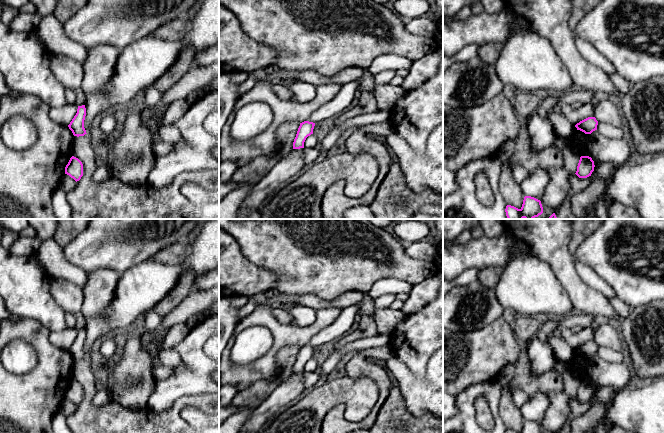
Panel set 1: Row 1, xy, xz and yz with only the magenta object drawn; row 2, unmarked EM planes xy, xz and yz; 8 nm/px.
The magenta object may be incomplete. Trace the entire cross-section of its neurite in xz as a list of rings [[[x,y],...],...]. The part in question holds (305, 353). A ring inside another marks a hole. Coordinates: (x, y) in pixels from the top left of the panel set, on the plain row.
[[[304,345],[300,347],[296,361],[293,366],[293,373],[304,372],[304,366],[308,360],[313,358],[315,347]]]

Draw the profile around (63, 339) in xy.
[[[66,327],[62,331],[49,332],[49,341],[59,349],[68,350],[76,339],[77,333],[77,329]]]

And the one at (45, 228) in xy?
[[[28,219],[28,224],[35,229],[41,240],[53,238],[57,229],[57,219]]]

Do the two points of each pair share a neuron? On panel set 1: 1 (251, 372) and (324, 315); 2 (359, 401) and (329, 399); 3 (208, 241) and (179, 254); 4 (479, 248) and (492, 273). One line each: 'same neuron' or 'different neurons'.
1: same neuron
2: same neuron
3: different neurons
4: different neurons

